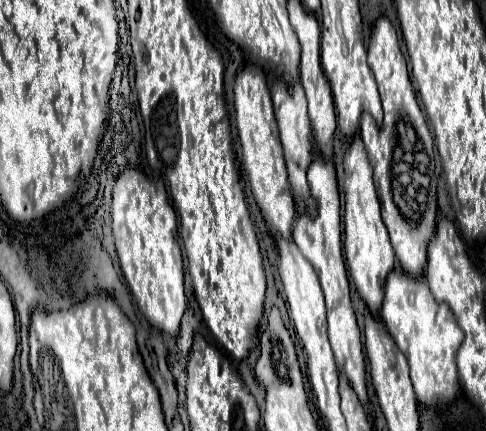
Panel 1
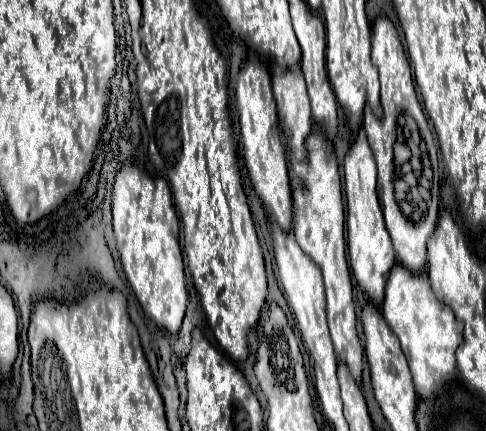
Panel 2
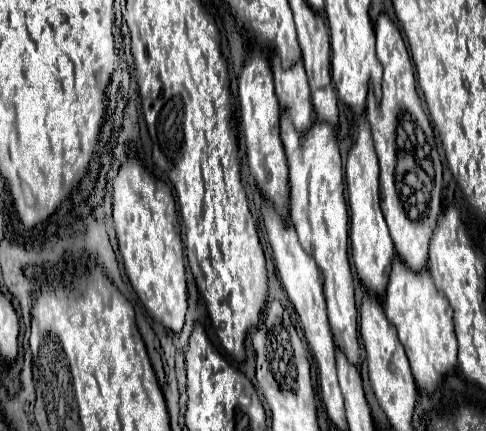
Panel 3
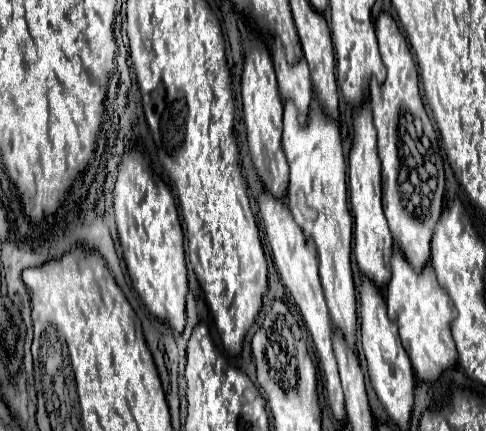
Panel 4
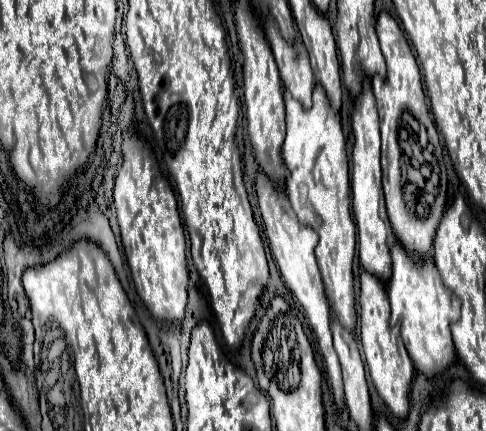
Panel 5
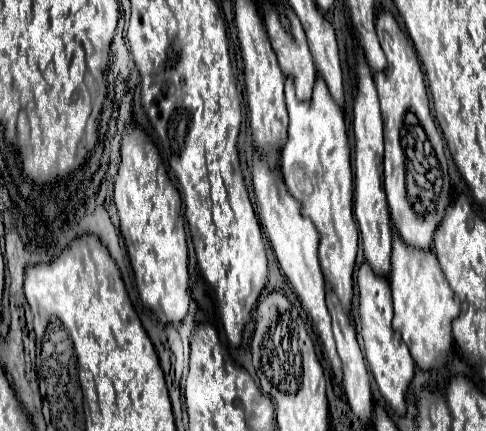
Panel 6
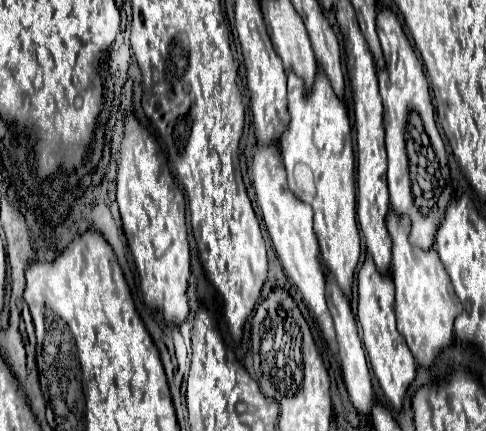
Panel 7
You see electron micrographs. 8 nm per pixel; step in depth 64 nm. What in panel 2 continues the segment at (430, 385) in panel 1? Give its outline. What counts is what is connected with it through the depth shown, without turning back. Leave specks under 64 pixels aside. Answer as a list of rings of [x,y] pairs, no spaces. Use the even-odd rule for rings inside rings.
[[[396,264],[392,268],[390,278],[386,282],[386,298],[382,302],[382,316],[388,322],[388,326],[392,328],[392,332],[398,336],[398,340],[400,340],[402,352],[408,358],[408,364],[410,364],[410,370],[412,370],[412,380],[416,384],[418,396],[420,398],[432,398],[434,394],[438,394],[454,378],[454,372],[456,372],[454,352],[456,352],[456,348],[460,346],[463,339],[462,323],[456,319],[451,308],[445,308],[444,302],[440,302],[434,296],[426,274],[422,274],[422,276],[412,274],[400,264]]]

